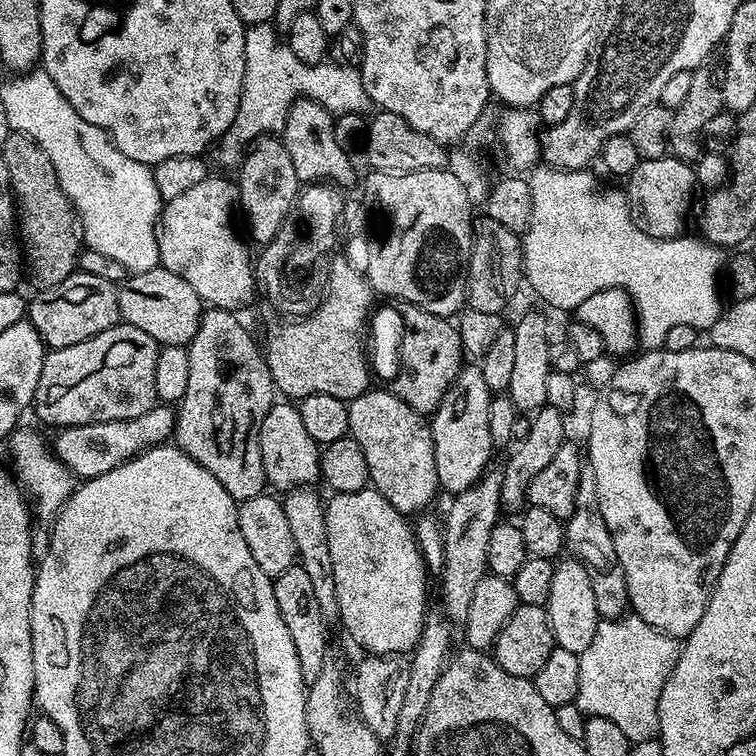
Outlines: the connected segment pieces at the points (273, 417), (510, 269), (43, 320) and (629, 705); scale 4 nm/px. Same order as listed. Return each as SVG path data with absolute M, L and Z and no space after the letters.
M284 402L288 404L273 403L271 410L266 414L266 418L262 418L262 426L260 427L260 449L262 450L262 466L264 467L264 478L269 485L272 484L276 488L284 488L283 490L291 490L294 488L303 488L313 483L320 474L320 449L321 445L314 442L314 438L310 438L310 434L306 430L306 426L302 422L302 414L299 407L292 402Z
M480 214L472 221L472 249L468 263L467 307L486 314L503 313L516 283L521 283L524 271L524 246L517 233L494 222L494 218Z
M71 272L52 289L42 289L32 297L26 304L26 319L38 330L49 349L78 346L78 342L86 342L86 338L94 338L94 334L102 334L102 330L121 323L117 285L94 274Z
M625 614L616 620L600 619L590 646L578 653L578 710L582 710L585 717L610 718L610 722L617 724L622 734L626 734L626 738L633 744L657 739L660 735L658 702L678 662L681 647L681 641L677 637L660 632L654 626L650 626L650 622L642 622L642 618L635 614Z

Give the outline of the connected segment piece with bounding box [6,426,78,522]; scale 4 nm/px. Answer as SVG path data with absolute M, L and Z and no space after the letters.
M17 426L6 441L8 452L12 455L11 471L30 497L30 511L37 521L54 521L62 506L72 497L78 487L78 477L56 456L53 445L48 444L32 428Z

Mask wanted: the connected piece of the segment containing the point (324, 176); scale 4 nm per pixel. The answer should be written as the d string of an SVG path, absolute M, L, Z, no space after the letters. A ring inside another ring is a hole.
M295 100L288 107L282 139L286 151L290 153L294 174L298 174L301 182L327 182L337 186L355 182L356 172L348 161L349 153L338 146L338 142L334 142L333 119L333 113L327 112L313 100Z

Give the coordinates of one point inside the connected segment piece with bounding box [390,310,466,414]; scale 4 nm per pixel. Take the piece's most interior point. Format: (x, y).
(424, 374)

